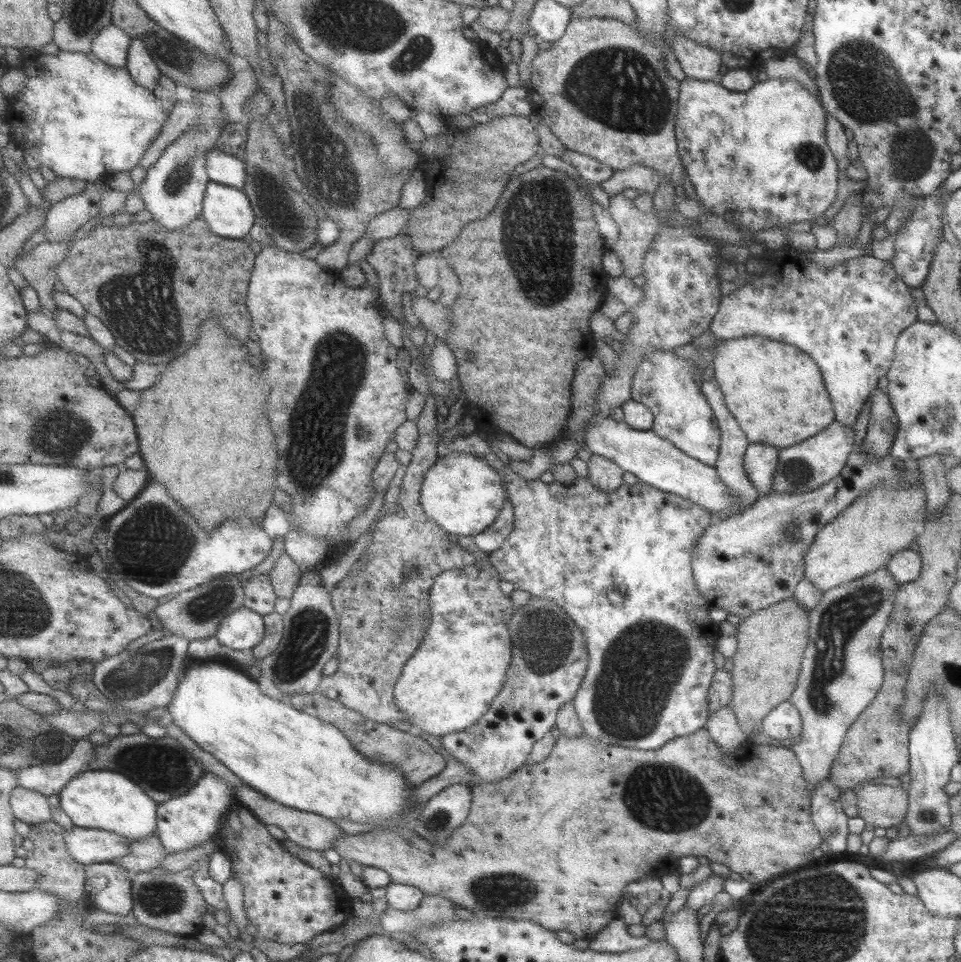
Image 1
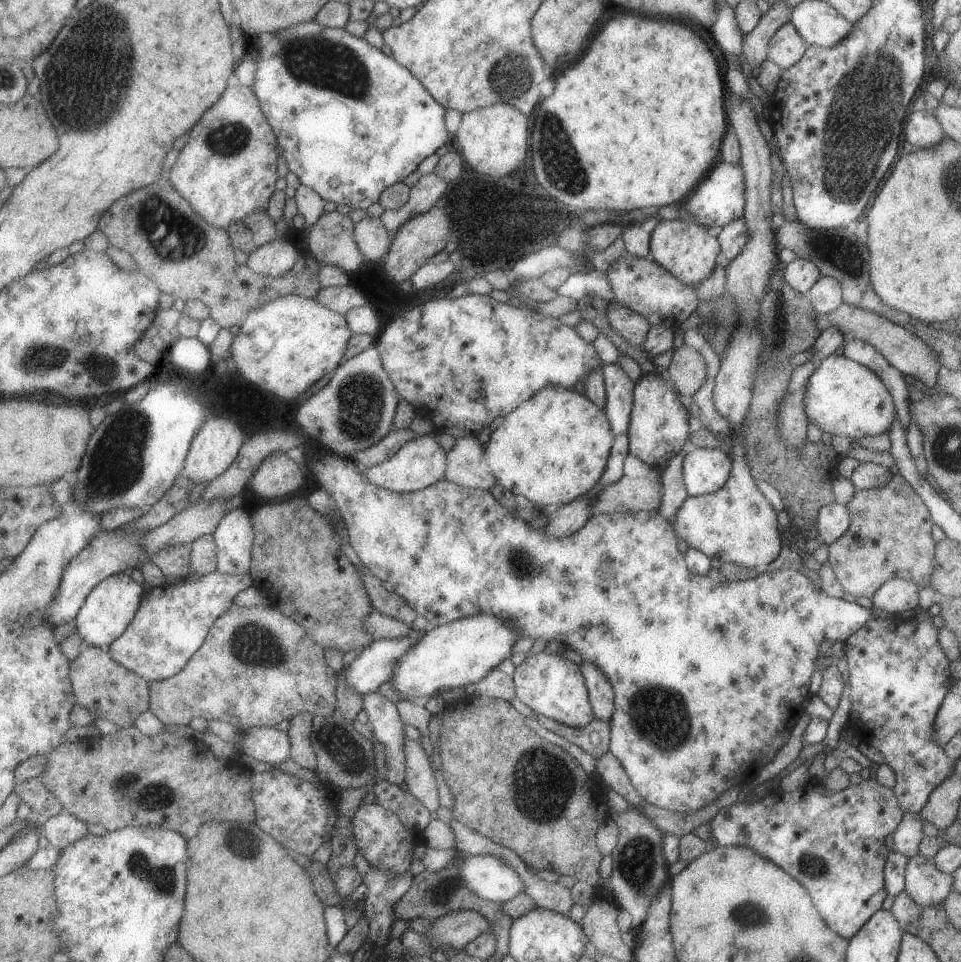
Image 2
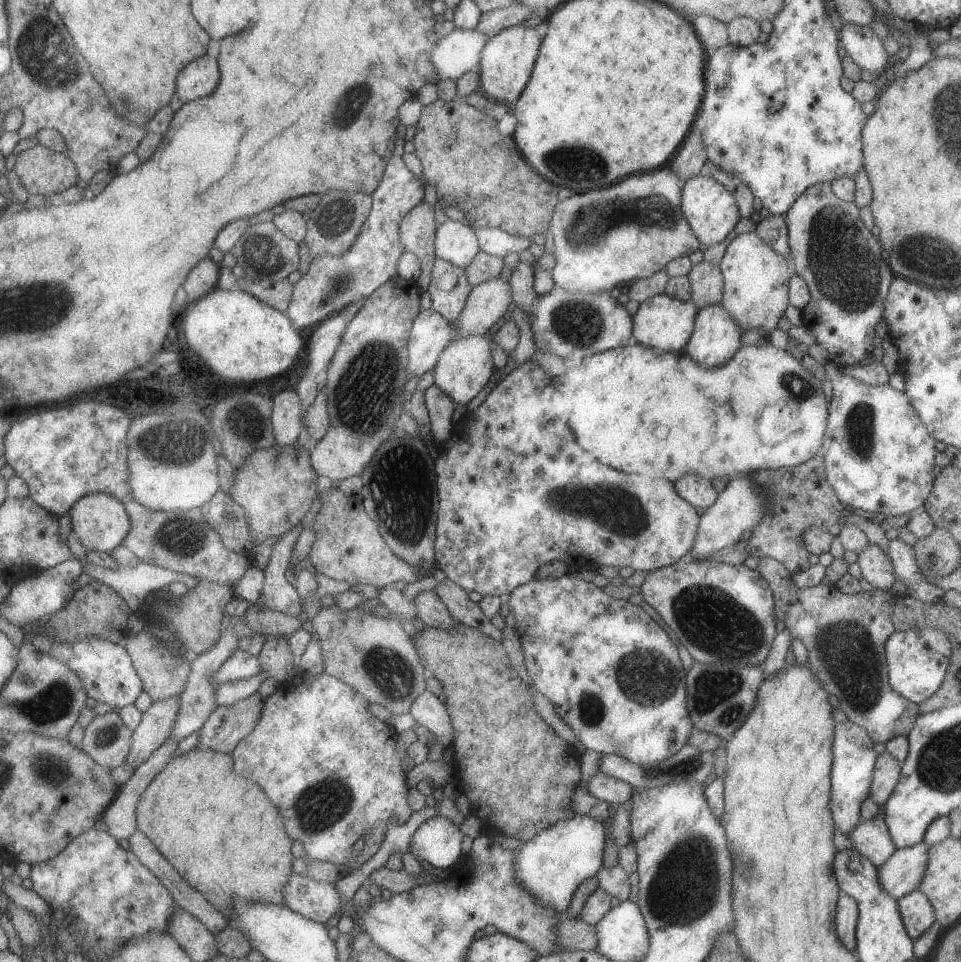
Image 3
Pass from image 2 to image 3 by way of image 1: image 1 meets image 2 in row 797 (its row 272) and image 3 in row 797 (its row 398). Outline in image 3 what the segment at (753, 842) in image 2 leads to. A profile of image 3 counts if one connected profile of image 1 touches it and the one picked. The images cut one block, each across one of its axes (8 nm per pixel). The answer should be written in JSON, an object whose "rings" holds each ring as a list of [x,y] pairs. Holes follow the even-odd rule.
{"rings":[[[849,721],[833,724],[833,738],[831,738],[830,796],[829,811],[832,824],[841,834],[848,833],[861,820],[861,804],[870,796],[870,787],[875,765],[876,753],[874,744],[867,732]]]}

